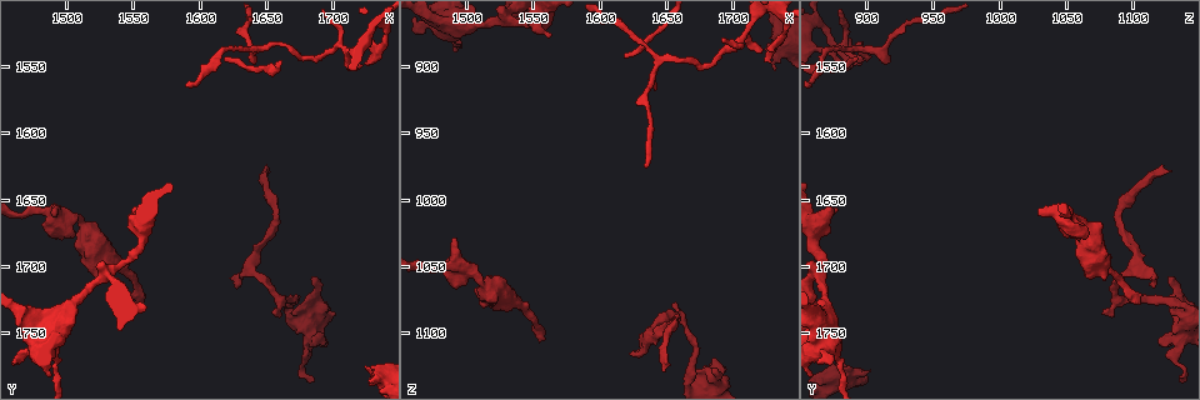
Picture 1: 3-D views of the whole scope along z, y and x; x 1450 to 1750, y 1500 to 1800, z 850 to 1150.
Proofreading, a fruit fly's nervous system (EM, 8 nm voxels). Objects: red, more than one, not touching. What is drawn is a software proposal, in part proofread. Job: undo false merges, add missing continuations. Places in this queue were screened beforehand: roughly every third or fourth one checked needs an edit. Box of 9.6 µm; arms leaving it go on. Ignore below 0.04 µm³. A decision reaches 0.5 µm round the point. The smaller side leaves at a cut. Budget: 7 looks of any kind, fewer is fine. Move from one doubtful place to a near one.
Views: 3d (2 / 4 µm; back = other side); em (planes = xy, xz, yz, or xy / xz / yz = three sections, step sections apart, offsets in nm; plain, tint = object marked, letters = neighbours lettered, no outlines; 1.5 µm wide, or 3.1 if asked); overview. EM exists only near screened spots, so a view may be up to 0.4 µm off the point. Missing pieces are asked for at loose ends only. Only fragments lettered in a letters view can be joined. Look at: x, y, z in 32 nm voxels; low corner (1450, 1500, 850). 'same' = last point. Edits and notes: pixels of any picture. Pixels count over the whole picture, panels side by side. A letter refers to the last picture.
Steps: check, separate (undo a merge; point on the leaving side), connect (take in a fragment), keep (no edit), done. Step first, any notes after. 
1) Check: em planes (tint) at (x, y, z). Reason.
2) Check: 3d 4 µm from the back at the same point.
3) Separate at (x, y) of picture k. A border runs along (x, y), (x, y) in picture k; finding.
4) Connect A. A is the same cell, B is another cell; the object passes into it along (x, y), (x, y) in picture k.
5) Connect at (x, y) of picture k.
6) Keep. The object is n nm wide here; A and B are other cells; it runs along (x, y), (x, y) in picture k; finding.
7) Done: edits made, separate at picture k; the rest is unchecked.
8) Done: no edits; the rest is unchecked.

Check: 3d 2 µm at (1730, 1780, 902). Free end.

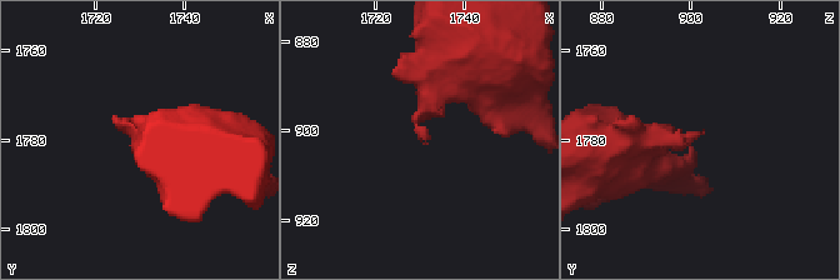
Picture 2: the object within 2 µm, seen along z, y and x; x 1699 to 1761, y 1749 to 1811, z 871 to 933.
Check: em planes (letters) at (1732, 1778, 903). Shape alone is not enough.

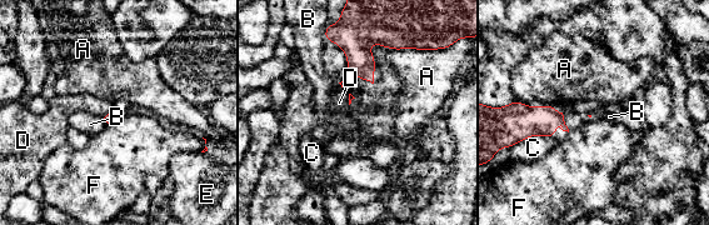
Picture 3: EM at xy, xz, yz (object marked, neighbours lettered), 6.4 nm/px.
Keep. A, B, C, D, E and F are other cells; a border runs along (109, 113), (105, 116) in picture 3; no lettered fragment goes on from it.

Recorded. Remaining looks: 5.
Check: em planes (tint) at (1678, 1544, 900).

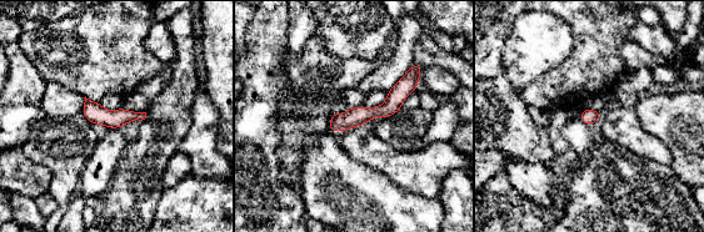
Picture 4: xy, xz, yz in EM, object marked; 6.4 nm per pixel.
Check: em planes (letters) at the same point. What lies round it.

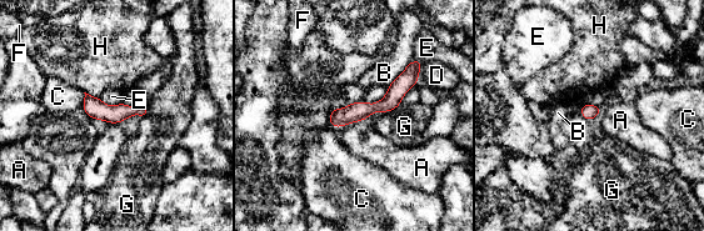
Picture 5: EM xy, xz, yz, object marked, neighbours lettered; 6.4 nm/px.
Keep. A, B, C, D, E, F, G and H are other cells; a border runs along (364, 120), (357, 120), (338, 129) in picture 5; one cell here.

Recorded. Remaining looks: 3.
Check: em xz step 8 (letters) at (1524, 1708, 1068). Thick end.

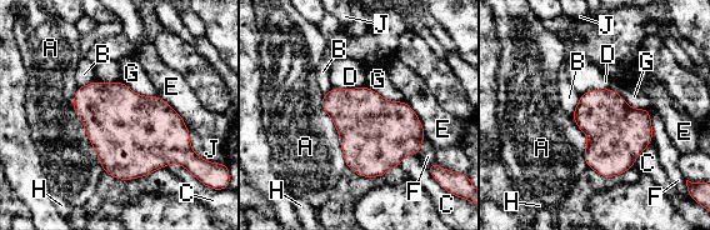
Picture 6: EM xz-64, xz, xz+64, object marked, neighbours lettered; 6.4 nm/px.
Keep. A, B, C, D, E, F, G, H and J are other cells; a border runs along (365, 85), (333, 88) in picture 6; no lettered fragment goes on from it.

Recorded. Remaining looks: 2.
Done: no edits; the rest is unchecked.

